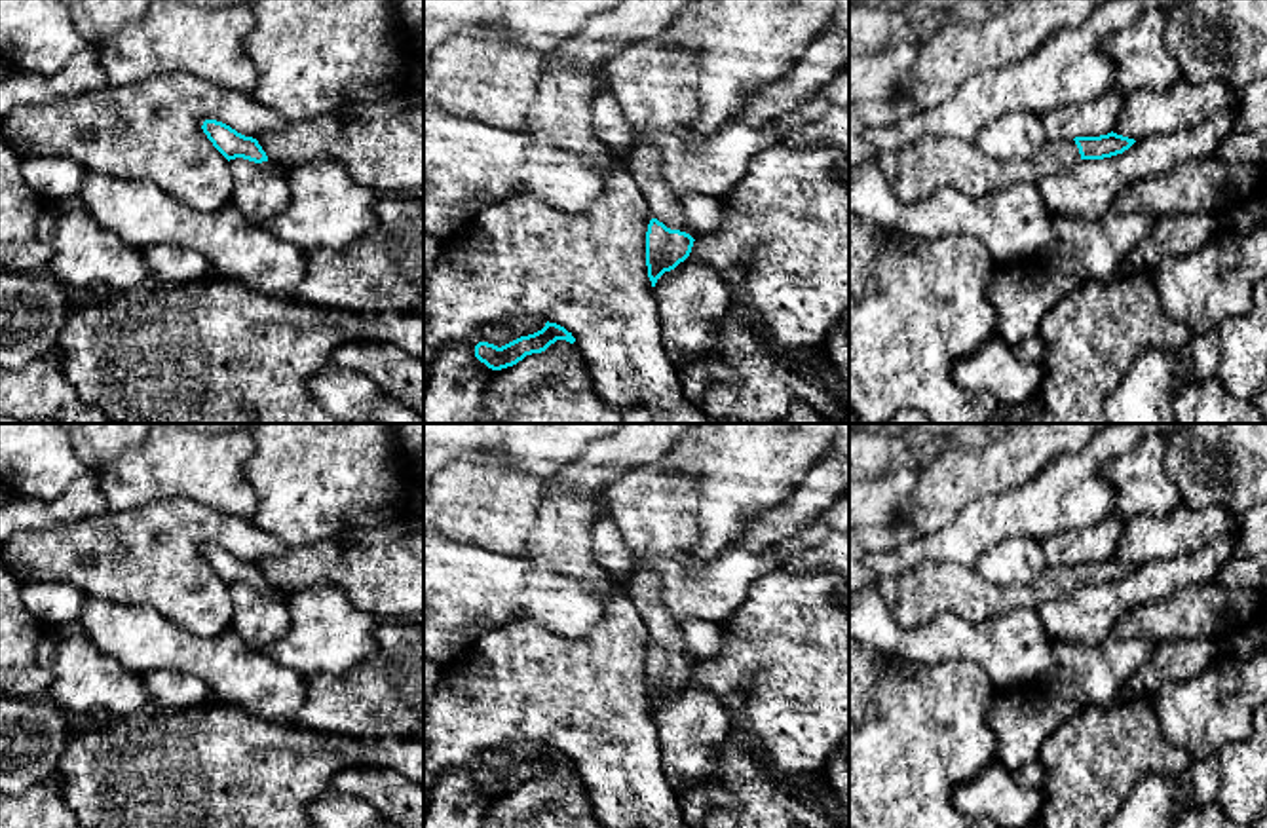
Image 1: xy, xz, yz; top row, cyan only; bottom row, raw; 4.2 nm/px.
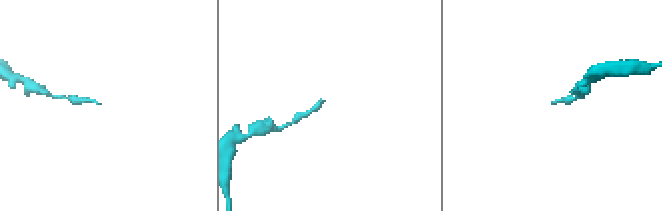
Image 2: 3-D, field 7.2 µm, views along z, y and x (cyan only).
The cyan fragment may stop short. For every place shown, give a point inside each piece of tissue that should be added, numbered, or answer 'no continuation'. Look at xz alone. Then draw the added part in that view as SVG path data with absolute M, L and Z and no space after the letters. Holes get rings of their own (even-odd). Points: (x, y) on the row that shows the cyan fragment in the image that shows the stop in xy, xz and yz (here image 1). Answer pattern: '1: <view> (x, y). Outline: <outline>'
1: xz (644, 166). Outline: M640 144L629 158L629 175L642 190L652 218L657 218L671 230L690 234L693 239L699 237L686 224L682 211L682 192L674 192L661 175L661 156L655 148Z

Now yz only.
1: yz (918, 169). Outline: M927 135L876 161L893 196L910 205L946 186L967 196L986 196L1014 184L1037 186L1047 175L1073 169L1081 154L1075 141L1045 141L1028 160L993 160L974 142Z

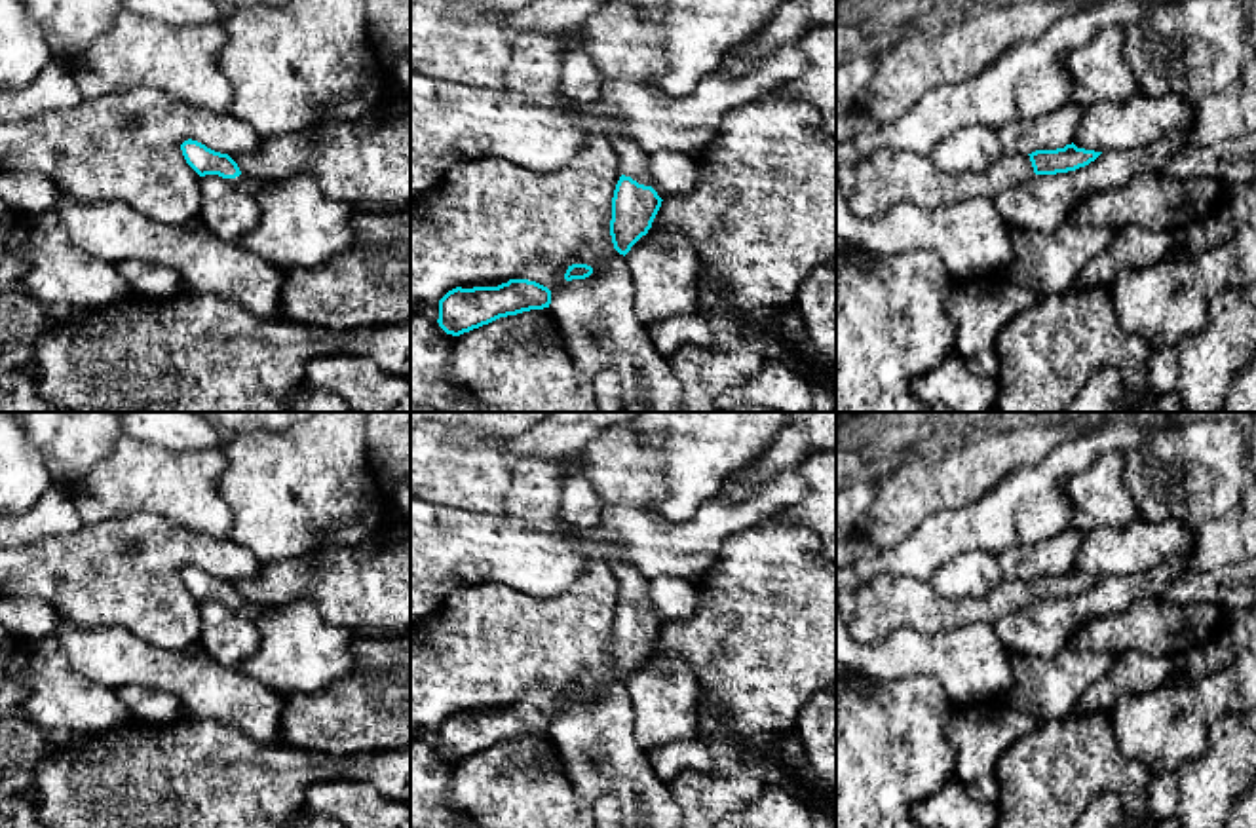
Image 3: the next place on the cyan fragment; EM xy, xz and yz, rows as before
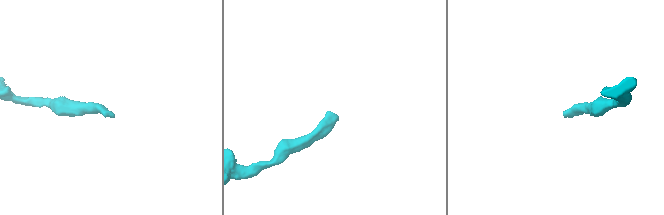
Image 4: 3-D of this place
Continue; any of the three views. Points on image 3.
1: xz (633, 162). Outline: M621 114L612 116L612 131L608 133L610 144L619 156L621 175L631 177L638 184L654 186L648 167L648 156L633 139L621 133Z

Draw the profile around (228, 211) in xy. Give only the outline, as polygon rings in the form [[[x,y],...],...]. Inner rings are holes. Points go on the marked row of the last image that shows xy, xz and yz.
[[[219,175],[200,177],[201,207],[200,222],[219,239],[241,245],[262,216],[260,199],[239,188],[234,179]]]

